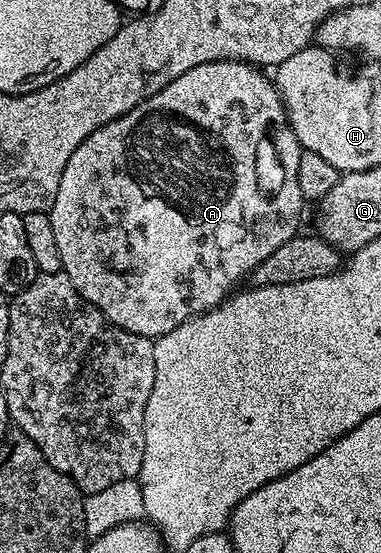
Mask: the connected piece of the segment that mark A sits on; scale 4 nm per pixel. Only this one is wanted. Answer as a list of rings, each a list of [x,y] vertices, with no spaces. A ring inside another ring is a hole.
[[[225,59],[224,61],[212,61],[204,65],[196,65],[196,69],[188,69],[188,73],[180,73],[180,77],[176,77],[176,81],[164,85],[164,89],[160,89],[160,93],[148,97],[143,103],[136,105],[131,111],[124,113],[116,121],[96,129],[96,133],[88,136],[80,145],[80,149],[76,149],[76,153],[72,153],[72,157],[68,157],[68,165],[64,165],[64,173],[60,177],[60,189],[56,189],[54,202],[48,208],[48,214],[52,221],[52,230],[56,237],[56,246],[60,249],[61,272],[72,281],[72,285],[80,293],[80,297],[84,297],[84,301],[88,301],[96,309],[100,309],[100,313],[104,313],[104,317],[112,325],[137,335],[147,335],[153,340],[164,333],[172,333],[172,329],[184,325],[184,321],[188,321],[193,315],[201,315],[203,311],[211,311],[214,307],[225,303],[232,291],[230,286],[241,275],[249,276],[254,268],[260,265],[260,261],[272,257],[272,253],[276,253],[276,249],[280,249],[280,245],[284,245],[284,241],[288,241],[299,230],[298,218],[302,215],[304,200],[300,193],[298,174],[300,173],[300,157],[304,149],[298,144],[298,138],[288,121],[286,110],[282,107],[282,98],[279,97],[278,88],[274,86],[271,76],[269,74],[261,75],[258,71],[261,70],[257,66],[240,63],[237,59]]]

